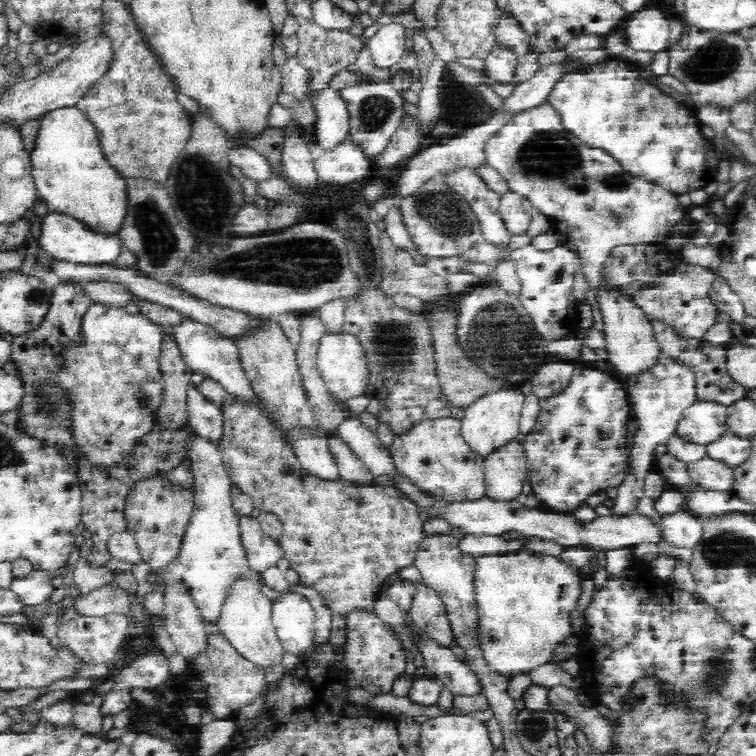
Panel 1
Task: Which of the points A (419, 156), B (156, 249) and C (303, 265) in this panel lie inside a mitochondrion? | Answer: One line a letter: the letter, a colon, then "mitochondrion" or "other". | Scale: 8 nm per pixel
A: other
B: mitochondrion
C: mitochondrion

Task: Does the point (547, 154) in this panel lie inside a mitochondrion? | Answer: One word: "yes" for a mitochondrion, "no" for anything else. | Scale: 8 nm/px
yes

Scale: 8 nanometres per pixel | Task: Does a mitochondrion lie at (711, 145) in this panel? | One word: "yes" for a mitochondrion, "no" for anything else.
no

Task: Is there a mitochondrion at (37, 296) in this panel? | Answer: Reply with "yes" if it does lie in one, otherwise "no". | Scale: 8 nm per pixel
yes

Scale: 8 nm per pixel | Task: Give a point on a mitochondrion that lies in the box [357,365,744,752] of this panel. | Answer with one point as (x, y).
(716, 667)

